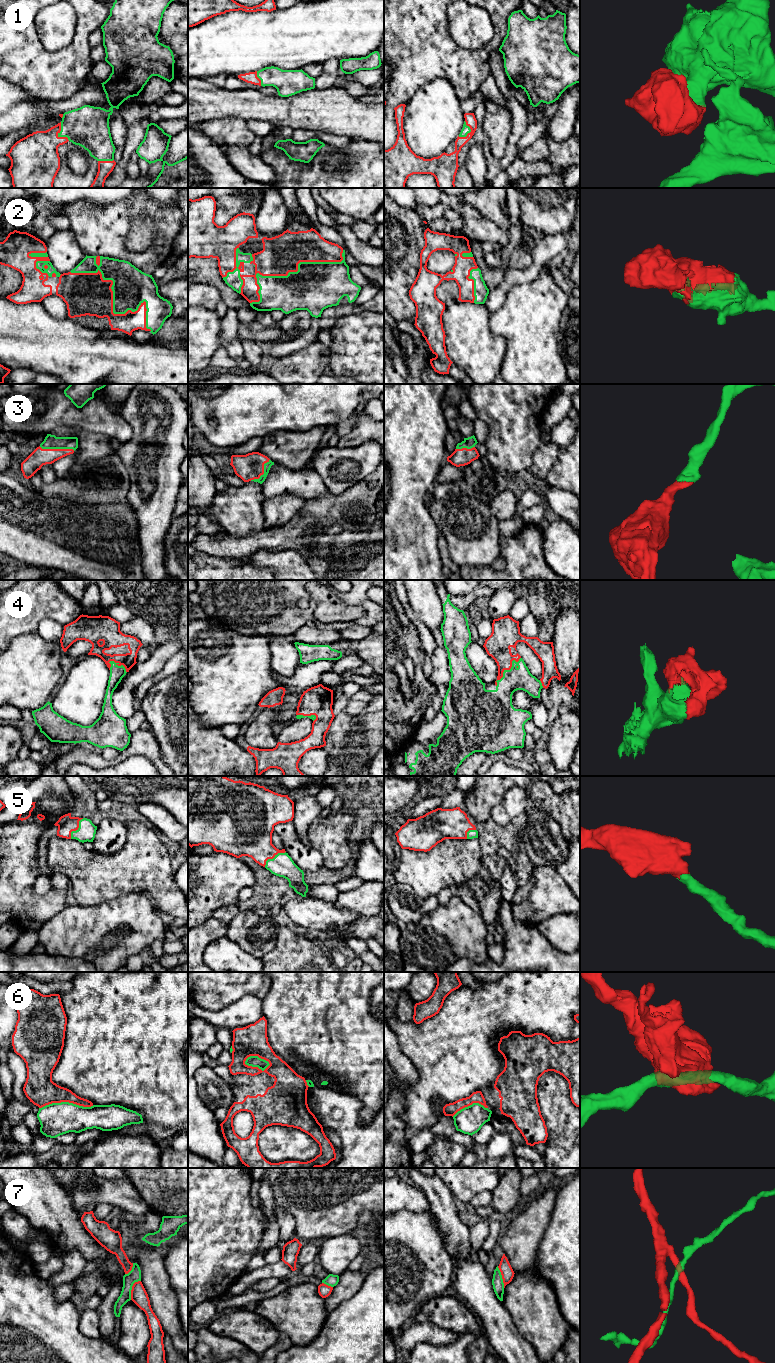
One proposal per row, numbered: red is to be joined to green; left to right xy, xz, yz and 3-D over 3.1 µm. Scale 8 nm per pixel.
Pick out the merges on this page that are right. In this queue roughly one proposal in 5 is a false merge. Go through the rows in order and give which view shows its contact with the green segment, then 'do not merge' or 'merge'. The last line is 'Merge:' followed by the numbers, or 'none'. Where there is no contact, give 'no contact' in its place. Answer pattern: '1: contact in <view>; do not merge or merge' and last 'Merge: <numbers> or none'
1: contact in xy; merge
2: contact in xy; merge
3: contact in xy; merge
4: contact in yz; merge
5: contact in xz; merge
6: contact in xy; do not merge
7: contact in xy; do not merge
Merge: 1, 2, 3, 4, 5

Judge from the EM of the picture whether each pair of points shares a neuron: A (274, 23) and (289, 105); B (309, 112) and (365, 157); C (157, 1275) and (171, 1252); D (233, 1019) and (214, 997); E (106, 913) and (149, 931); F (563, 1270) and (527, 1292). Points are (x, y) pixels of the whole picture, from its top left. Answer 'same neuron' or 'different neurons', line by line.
A: different neurons
B: different neurons
C: different neurons
D: different neurons
E: same neuron
F: different neurons

